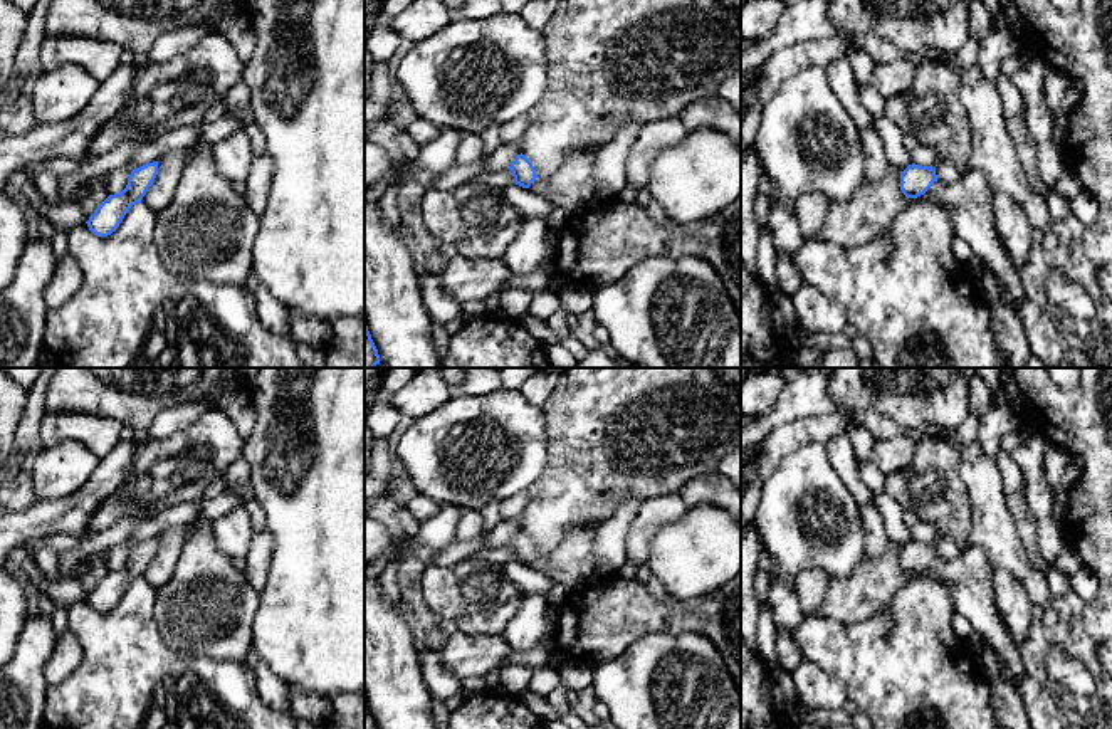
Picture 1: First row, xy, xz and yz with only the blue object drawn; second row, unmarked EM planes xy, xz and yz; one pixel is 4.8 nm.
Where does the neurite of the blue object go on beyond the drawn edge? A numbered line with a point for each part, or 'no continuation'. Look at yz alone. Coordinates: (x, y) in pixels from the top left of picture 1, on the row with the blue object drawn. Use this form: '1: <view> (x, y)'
no continuation

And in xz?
1: xz (573, 187)

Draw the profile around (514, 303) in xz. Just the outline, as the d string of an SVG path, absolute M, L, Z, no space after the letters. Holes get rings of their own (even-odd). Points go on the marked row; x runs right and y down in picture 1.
M506 289L499 297L501 311L507 314L507 317L517 319L524 312L529 311L529 304L532 301L534 292L524 289Z

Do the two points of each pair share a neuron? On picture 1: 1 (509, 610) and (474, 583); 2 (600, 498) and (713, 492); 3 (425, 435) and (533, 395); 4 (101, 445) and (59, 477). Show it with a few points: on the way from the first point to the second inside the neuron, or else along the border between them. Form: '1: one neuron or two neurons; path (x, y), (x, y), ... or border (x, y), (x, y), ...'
1: two neurons; border (521, 593), (464, 617)
2: two neurons; border (714, 472), (696, 476), (677, 491)
3: two neurons; border (518, 390), (540, 407)
4: two neurons; border (54, 445), (79, 442), (99, 457)

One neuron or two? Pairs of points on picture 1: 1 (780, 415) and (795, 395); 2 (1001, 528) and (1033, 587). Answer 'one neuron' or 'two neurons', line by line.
1: one neuron
2: one neuron

